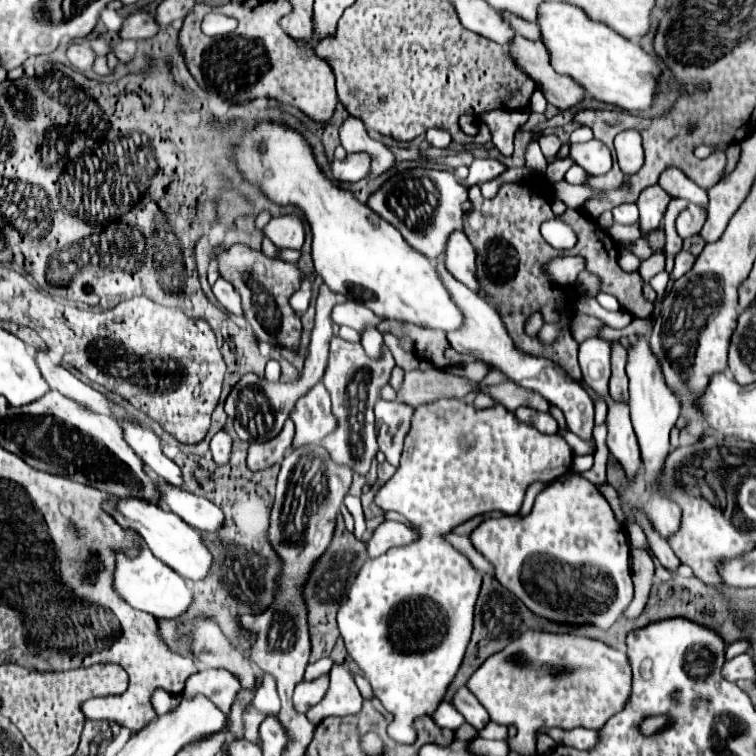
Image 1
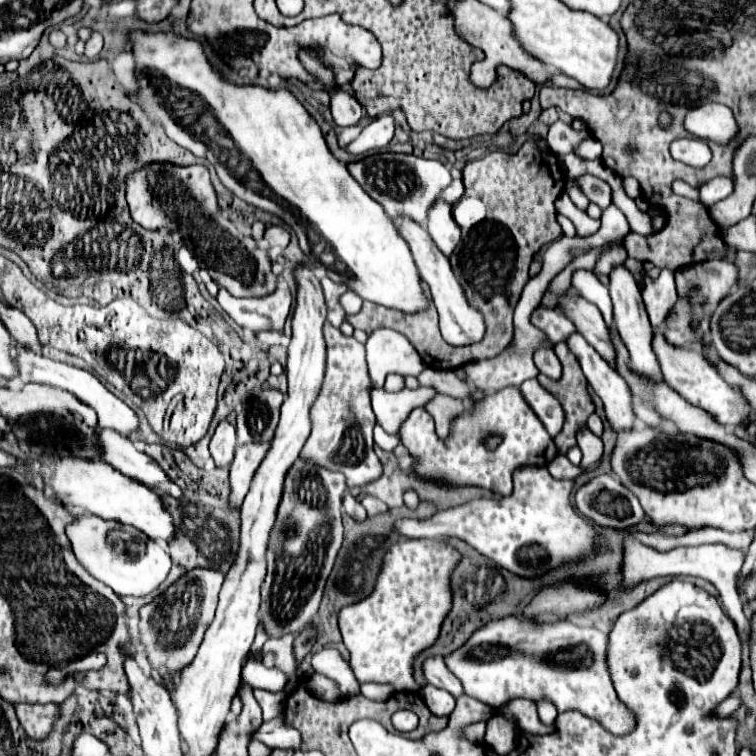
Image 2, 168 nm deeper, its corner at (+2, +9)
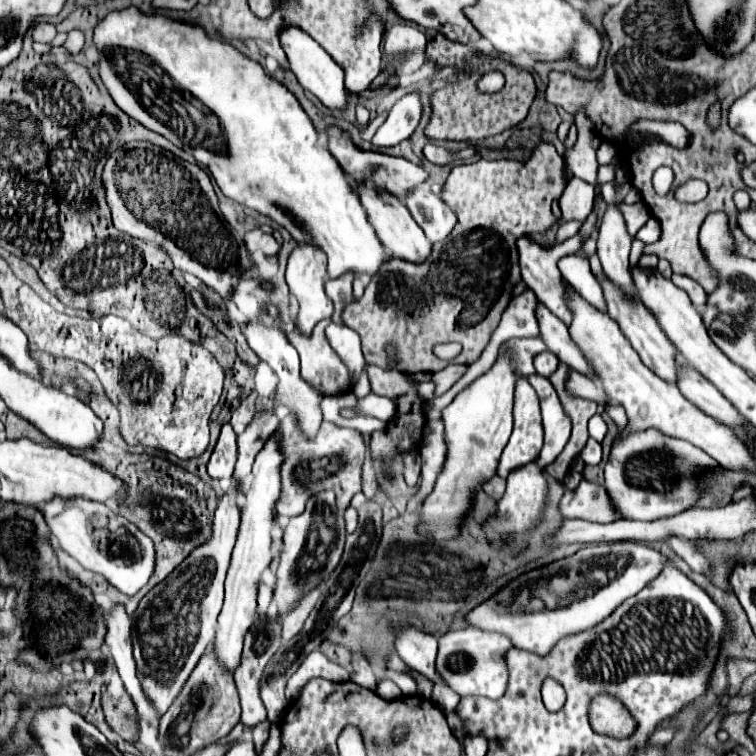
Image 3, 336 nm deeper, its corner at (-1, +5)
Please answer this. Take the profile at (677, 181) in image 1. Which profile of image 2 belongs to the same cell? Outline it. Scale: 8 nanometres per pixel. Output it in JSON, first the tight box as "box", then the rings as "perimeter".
{"box":[700,177,734,207],"perimeter":[[[716,177],[710,183],[706,183],[704,187],[700,187],[700,199],[704,205],[712,207],[714,203],[732,195],[732,191],[734,191],[734,183],[728,177]]]}

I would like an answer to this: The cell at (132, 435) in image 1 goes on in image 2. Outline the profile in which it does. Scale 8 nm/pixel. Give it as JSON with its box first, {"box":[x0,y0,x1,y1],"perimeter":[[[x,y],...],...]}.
{"box":[16,343,138,437],"perimeter":[[[16,343],[16,367],[20,369],[20,379],[24,383],[42,383],[42,385],[58,387],[58,389],[64,389],[64,391],[70,391],[72,395],[76,395],[82,403],[86,403],[88,407],[92,407],[96,411],[100,427],[114,429],[114,431],[122,433],[124,437],[128,437],[130,431],[134,431],[138,427],[138,419],[136,419],[134,411],[124,401],[120,401],[112,391],[108,391],[100,383],[100,379],[94,373],[90,373],[90,371],[72,367],[72,365],[66,365],[66,363],[60,363],[60,361],[46,359],[44,355],[36,353],[34,349],[20,347],[18,343]]]}

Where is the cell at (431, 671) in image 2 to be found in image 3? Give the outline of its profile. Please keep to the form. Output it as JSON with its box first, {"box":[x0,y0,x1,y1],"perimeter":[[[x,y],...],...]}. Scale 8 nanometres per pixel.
{"box":[397,629,445,685],"perimeter":[[[405,629],[397,639],[397,653],[407,663],[407,667],[421,673],[433,683],[445,685],[445,679],[439,675],[435,667],[437,639],[433,635],[421,633],[417,629]]]}

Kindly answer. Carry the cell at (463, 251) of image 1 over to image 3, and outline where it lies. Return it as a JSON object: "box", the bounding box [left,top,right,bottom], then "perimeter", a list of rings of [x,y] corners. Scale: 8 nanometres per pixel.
{"box":[405,185,457,243],"perimeter":[[[429,185],[417,187],[415,195],[411,195],[411,199],[405,199],[405,203],[431,243],[445,241],[447,235],[451,235],[455,229],[457,215],[451,211],[451,207],[445,205],[439,195],[431,193]]]}

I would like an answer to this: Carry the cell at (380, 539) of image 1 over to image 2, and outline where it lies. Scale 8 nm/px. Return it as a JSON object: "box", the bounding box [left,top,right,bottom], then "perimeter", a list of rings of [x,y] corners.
{"box":[394,467,598,577],"perimeter":[[[520,467],[514,471],[514,491],[502,499],[474,499],[470,503],[436,513],[426,521],[398,519],[394,523],[396,533],[420,539],[446,539],[458,537],[492,559],[500,567],[522,575],[534,577],[550,567],[564,563],[566,559],[578,559],[594,553],[594,541],[598,533],[572,505],[572,481],[554,479],[546,467]]]}

